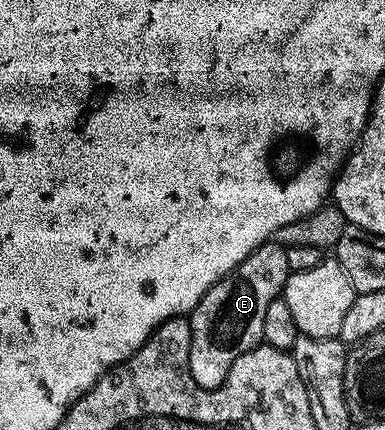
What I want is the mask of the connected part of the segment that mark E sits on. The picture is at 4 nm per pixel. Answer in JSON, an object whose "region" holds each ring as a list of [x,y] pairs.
{"region":[[[276,241],[259,245],[231,274],[225,275],[195,305],[188,316],[191,325],[191,377],[203,389],[210,391],[223,381],[235,365],[235,357],[243,357],[251,349],[262,346],[263,321],[267,305],[284,292],[290,277],[285,248]]]}

